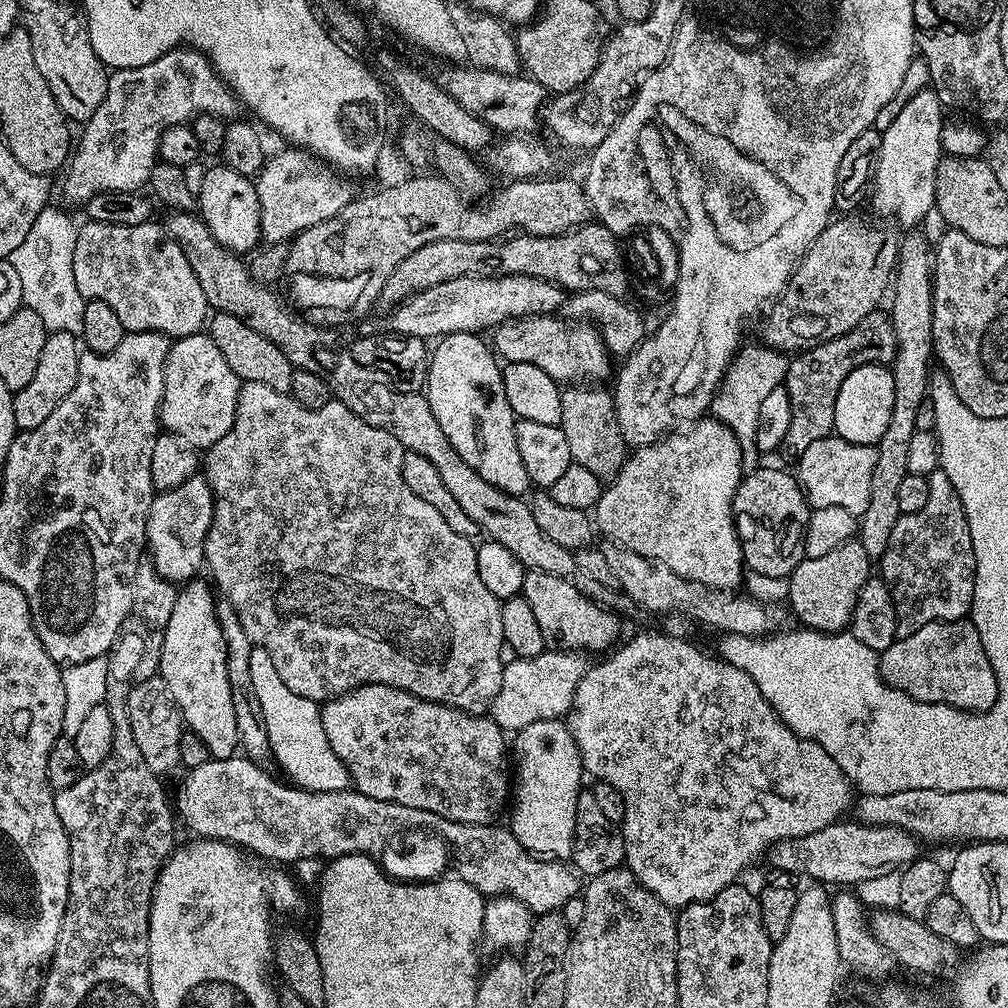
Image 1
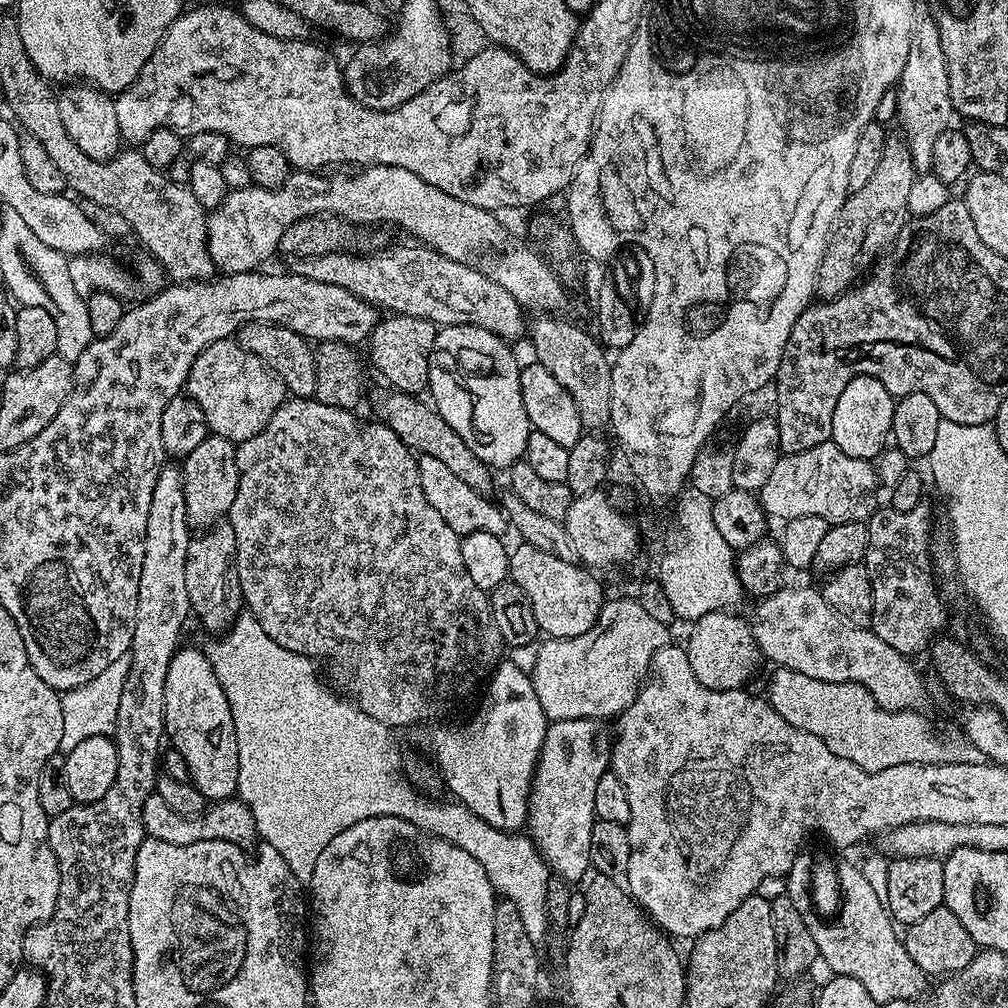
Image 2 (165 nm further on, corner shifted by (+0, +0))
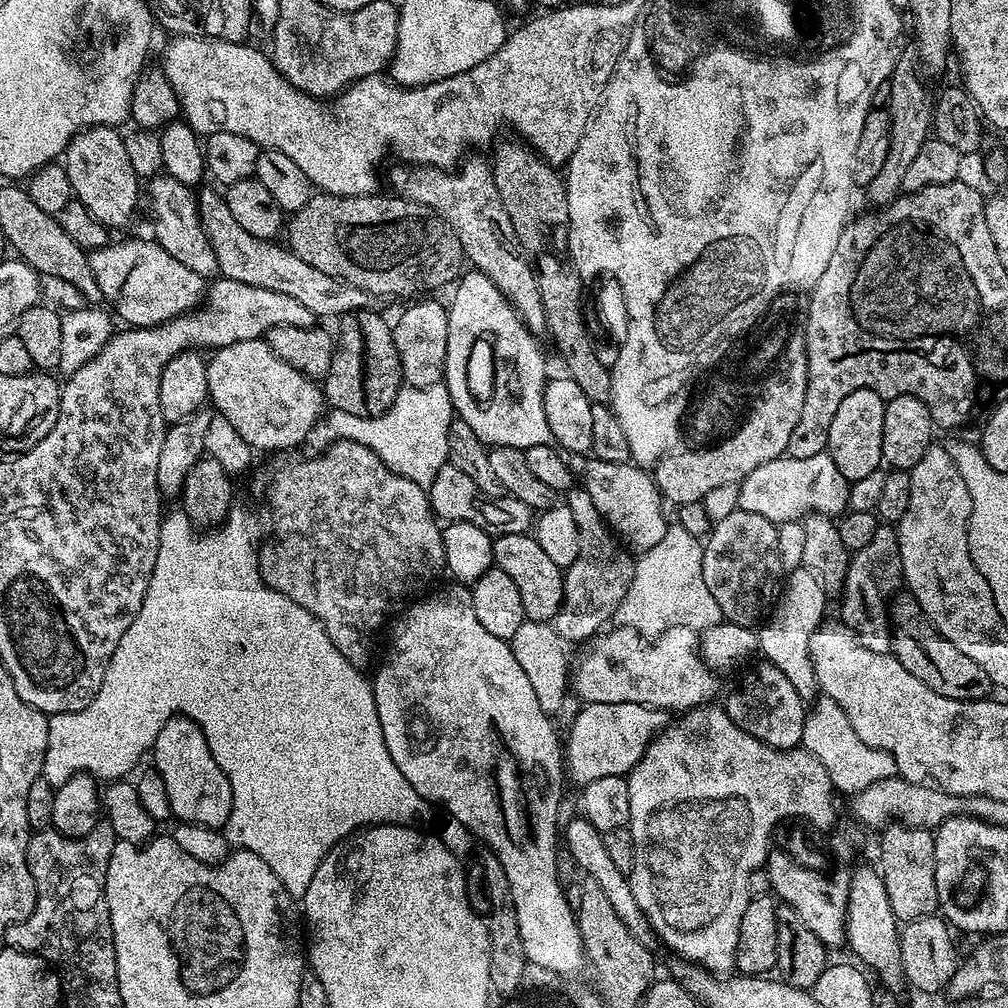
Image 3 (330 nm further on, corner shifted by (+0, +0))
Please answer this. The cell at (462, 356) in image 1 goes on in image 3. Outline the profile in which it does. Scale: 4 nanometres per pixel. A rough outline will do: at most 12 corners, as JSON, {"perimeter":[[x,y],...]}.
{"perimeter":[[486,274],[459,277],[443,383],[485,446],[552,440],[544,352]]}

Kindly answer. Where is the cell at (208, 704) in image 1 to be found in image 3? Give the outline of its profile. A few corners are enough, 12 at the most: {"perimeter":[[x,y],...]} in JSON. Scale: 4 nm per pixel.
{"perimeter":[[186,716],[158,730],[151,763],[181,824],[223,829],[228,776]]}

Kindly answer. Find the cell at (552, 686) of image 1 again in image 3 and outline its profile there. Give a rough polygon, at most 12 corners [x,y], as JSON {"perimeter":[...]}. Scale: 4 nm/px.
{"perimeter":[[604,630],[575,661],[580,702],[683,714],[717,673],[701,633]]}

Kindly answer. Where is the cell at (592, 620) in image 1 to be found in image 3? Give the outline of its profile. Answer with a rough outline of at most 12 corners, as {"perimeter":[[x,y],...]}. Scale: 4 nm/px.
{"perimeter":[[535,535],[492,542],[492,562],[518,586],[529,620],[555,621],[564,574]]}

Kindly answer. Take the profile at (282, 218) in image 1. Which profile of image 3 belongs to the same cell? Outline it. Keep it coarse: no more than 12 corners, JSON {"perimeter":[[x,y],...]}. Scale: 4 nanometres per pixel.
{"perimeter":[[147,181],[153,233],[166,254],[205,278],[218,272],[193,189]]}

